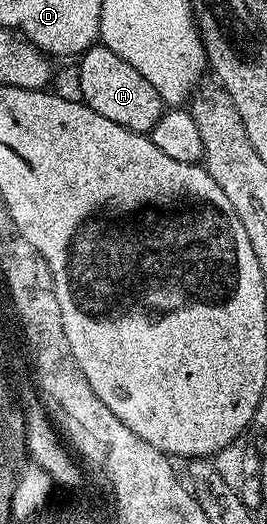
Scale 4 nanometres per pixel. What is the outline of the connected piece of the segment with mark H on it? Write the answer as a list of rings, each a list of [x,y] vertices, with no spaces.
[[[95,44],[81,55],[80,64],[77,63],[78,79],[80,80],[80,92],[82,101],[92,112],[100,112],[107,120],[112,120],[112,124],[120,124],[120,128],[131,130],[137,134],[149,135],[150,130],[160,120],[164,112],[162,97],[128,64],[128,60],[120,60],[116,52],[112,52],[108,47]]]

